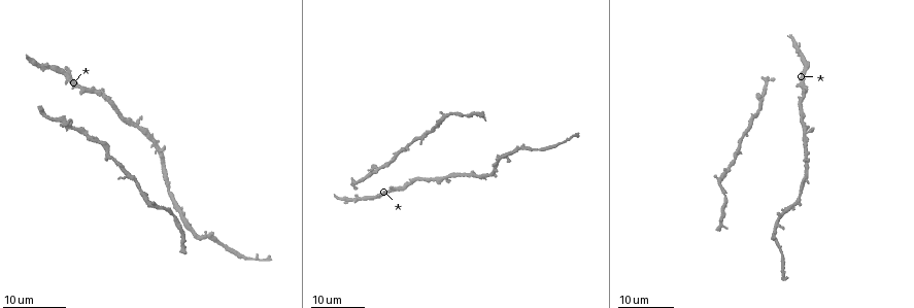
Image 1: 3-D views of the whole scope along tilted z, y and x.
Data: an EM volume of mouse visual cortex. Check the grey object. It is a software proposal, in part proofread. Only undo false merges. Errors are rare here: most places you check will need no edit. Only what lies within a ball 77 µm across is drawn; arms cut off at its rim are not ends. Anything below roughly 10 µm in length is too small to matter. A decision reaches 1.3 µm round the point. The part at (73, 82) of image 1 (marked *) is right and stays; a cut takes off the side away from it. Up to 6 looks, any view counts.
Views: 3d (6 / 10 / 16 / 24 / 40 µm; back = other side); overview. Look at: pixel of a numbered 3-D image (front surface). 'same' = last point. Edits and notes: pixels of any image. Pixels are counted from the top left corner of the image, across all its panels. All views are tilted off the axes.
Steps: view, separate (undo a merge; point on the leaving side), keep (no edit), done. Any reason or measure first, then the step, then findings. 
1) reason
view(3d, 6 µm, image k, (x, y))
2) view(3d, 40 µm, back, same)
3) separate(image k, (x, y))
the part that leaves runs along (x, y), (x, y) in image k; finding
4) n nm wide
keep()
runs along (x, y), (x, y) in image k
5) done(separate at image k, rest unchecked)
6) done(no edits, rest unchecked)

sudden change in width
view(3d, 24 µm, image 1, (719, 180))

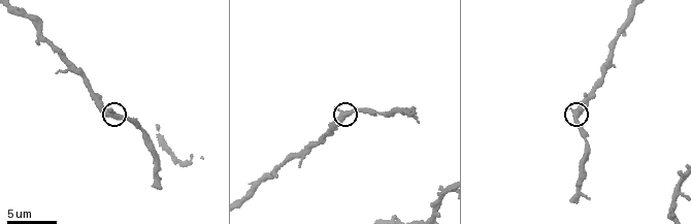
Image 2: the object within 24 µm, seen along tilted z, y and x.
view(3d, 6 µm, image 2, (578, 110))

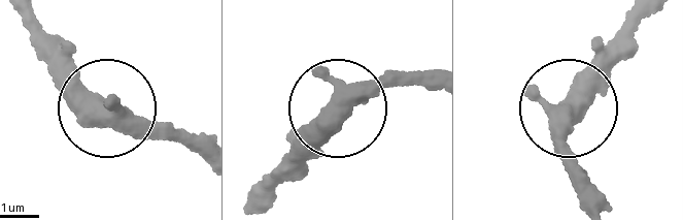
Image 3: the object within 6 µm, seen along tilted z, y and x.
3 arms
keep()
runs along (22, 14), (98, 102), (188, 133) in image 3; continuous, no second neuron

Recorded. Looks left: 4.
thin neck
view(3d, 24 µm, image 1, (487, 175))

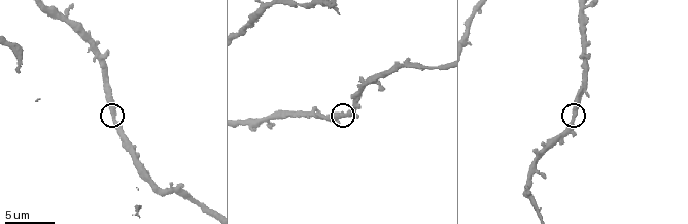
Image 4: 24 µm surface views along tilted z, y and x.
view(3d, 6 µm, image 4, (573, 115))

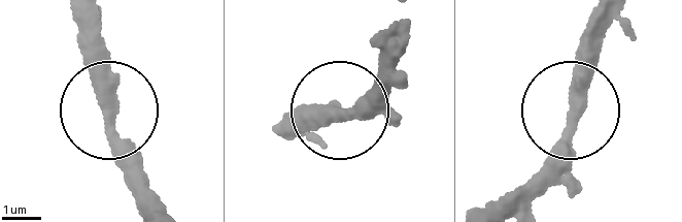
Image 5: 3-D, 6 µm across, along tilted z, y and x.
view(3d, 6 µm, back, image 5, (347, 114))

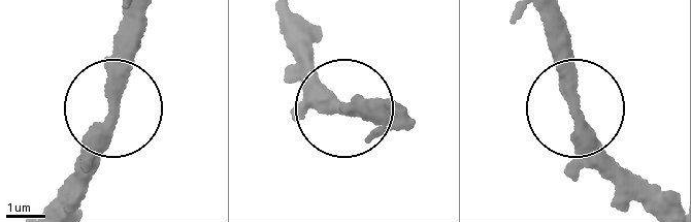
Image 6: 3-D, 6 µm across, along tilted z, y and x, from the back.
330 nm wide
keep()
runs along (141, 19), (133, 71), (74, 199) in image 6; continuous, no second neuron

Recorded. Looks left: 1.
three arms meet
view(3d, 6 µm, image 4, (582, 44))

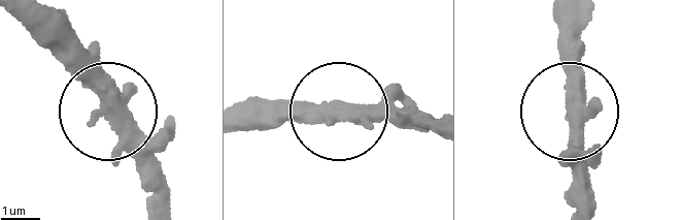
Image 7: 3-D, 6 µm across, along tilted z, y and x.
3 arms
keep()
all the same neuron

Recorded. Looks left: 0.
done(no edits, rest unchecked)

